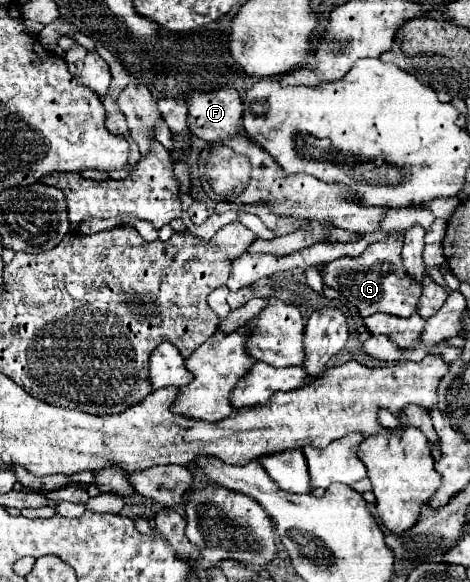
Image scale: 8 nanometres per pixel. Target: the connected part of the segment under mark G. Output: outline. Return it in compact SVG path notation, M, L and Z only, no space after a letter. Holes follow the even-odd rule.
M395 233L389 237L371 243L361 257L351 259L343 257L337 261L329 261L323 265L323 283L335 291L339 291L341 297L345 297L353 307L357 307L359 317L369 317L375 313L389 313L397 317L409 317L413 311L417 311L417 301L421 297L421 283L413 281L403 265L401 265L401 249L403 239L399 239ZM381 267L393 267L393 271L383 273Z

